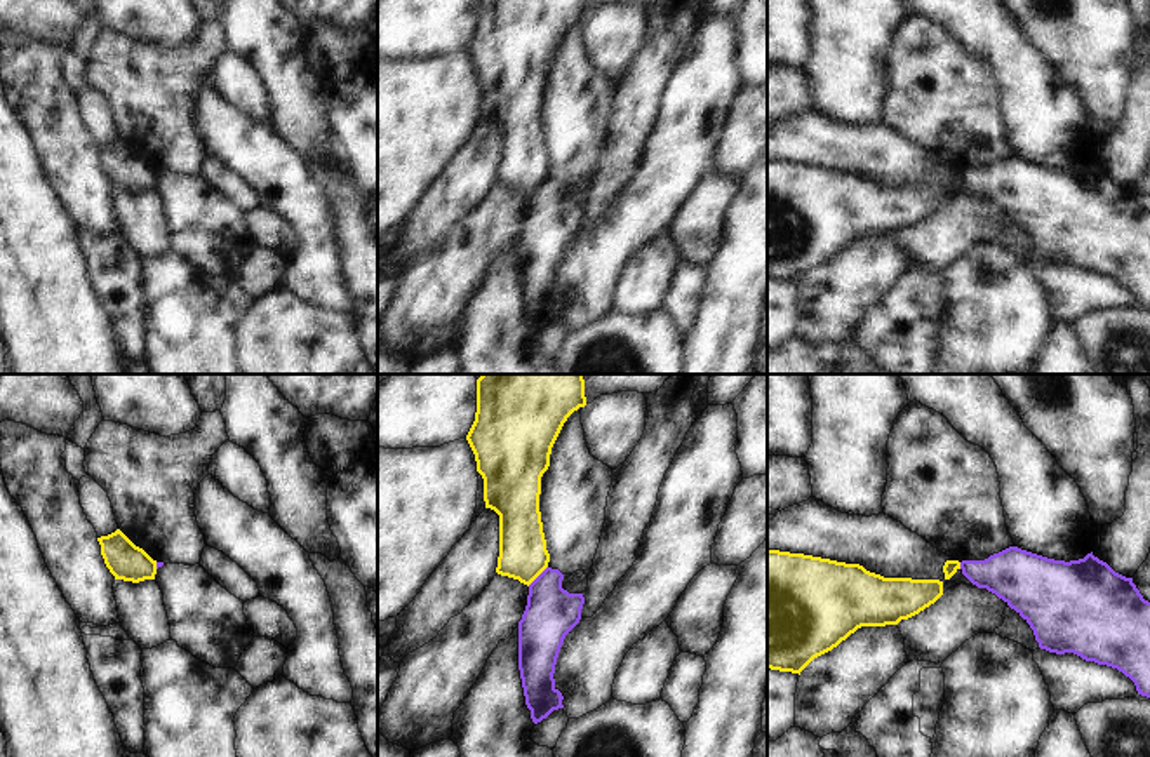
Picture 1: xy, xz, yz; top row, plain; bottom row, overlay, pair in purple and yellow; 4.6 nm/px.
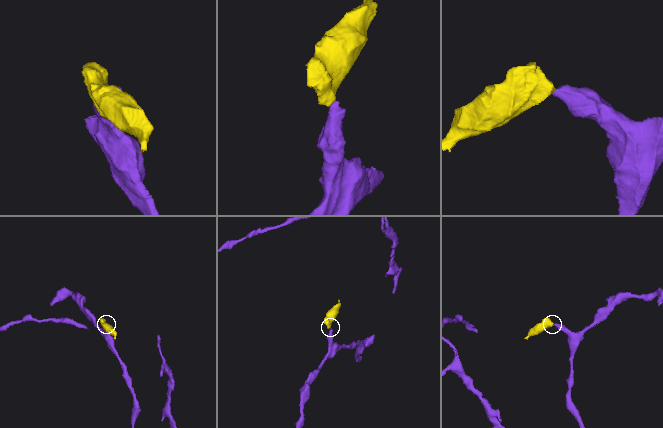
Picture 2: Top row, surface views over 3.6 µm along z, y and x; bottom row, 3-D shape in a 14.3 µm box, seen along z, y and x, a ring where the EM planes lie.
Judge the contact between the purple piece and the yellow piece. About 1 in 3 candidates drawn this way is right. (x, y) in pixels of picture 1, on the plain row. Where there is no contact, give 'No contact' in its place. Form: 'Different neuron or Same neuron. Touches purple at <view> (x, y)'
Different neuron. Touches purple at xz (538, 187)

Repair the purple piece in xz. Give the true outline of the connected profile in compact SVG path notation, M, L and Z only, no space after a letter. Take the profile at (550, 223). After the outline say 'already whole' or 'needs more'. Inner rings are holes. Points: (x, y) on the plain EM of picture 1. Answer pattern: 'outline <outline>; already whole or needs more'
outline M546 178L531 195L518 231L518 280L534 334L564 318L555 298L555 275L565 245L579 233L583 204L562 198L564 184Z; already whole

